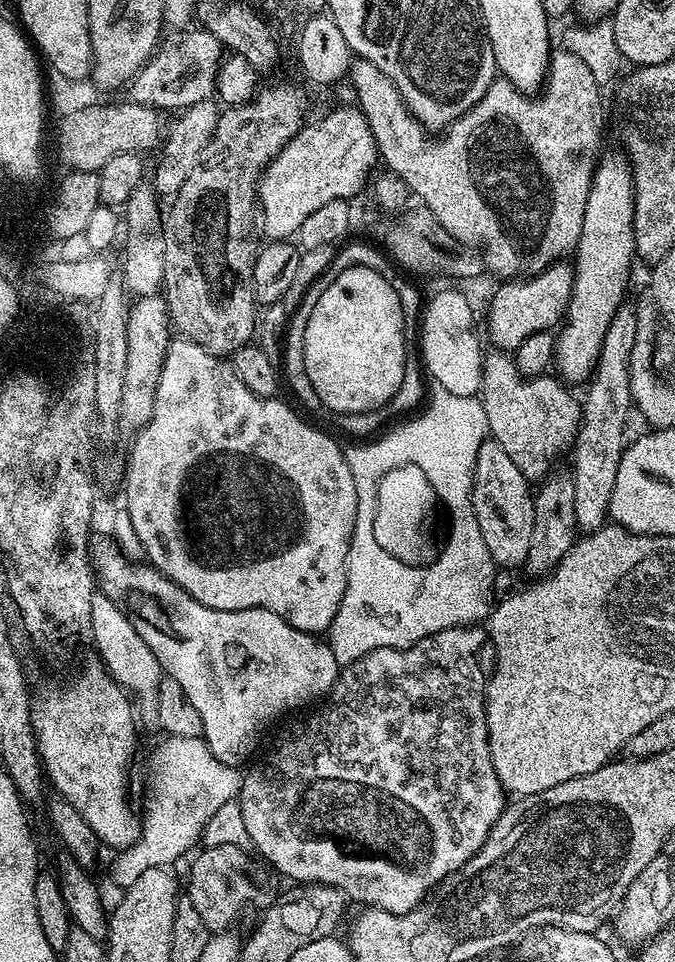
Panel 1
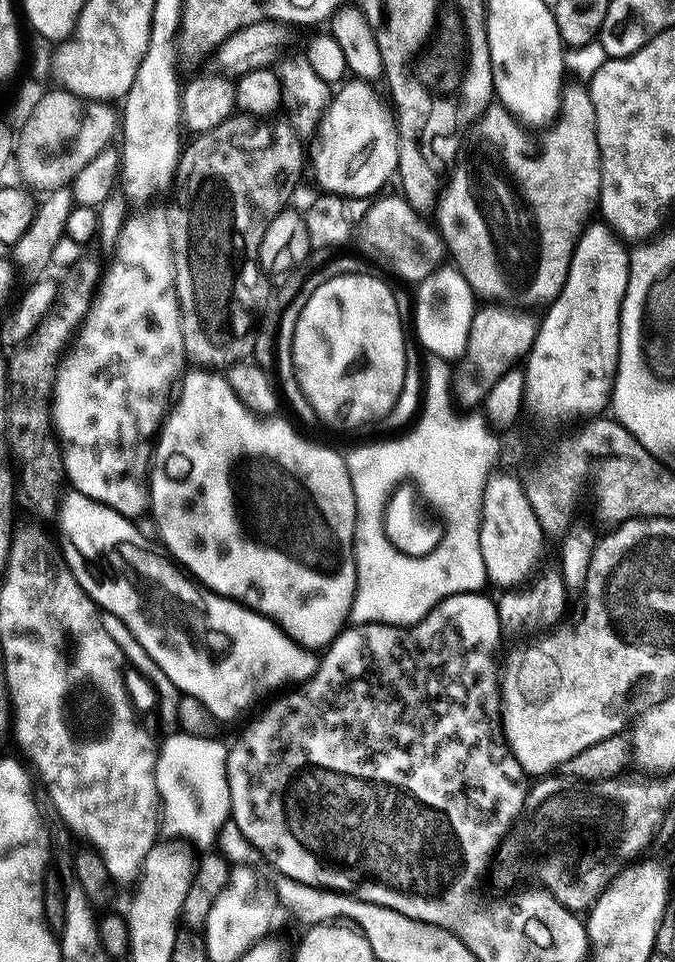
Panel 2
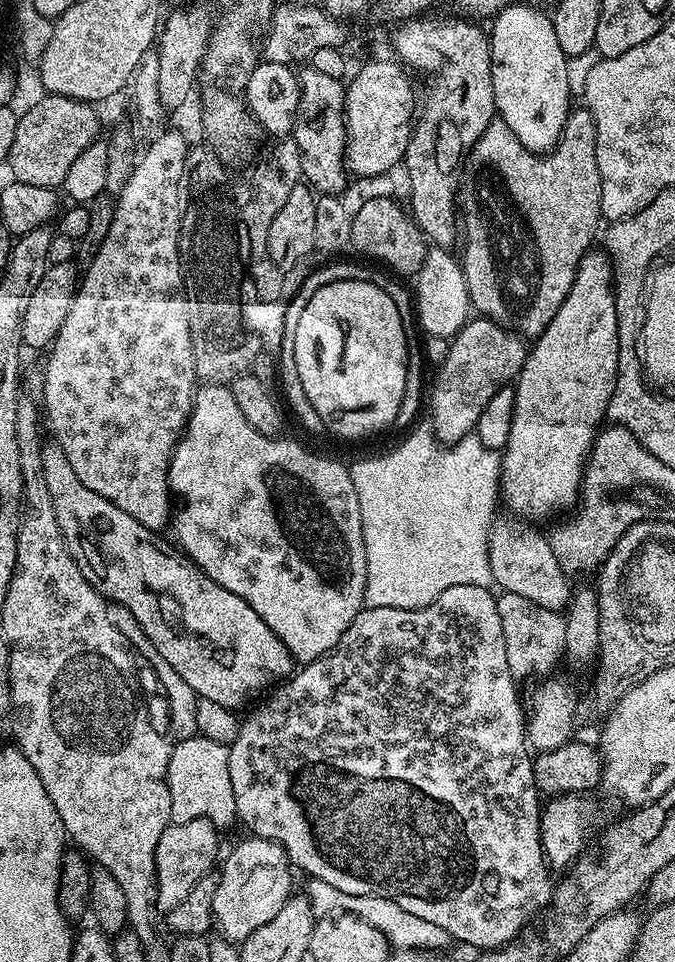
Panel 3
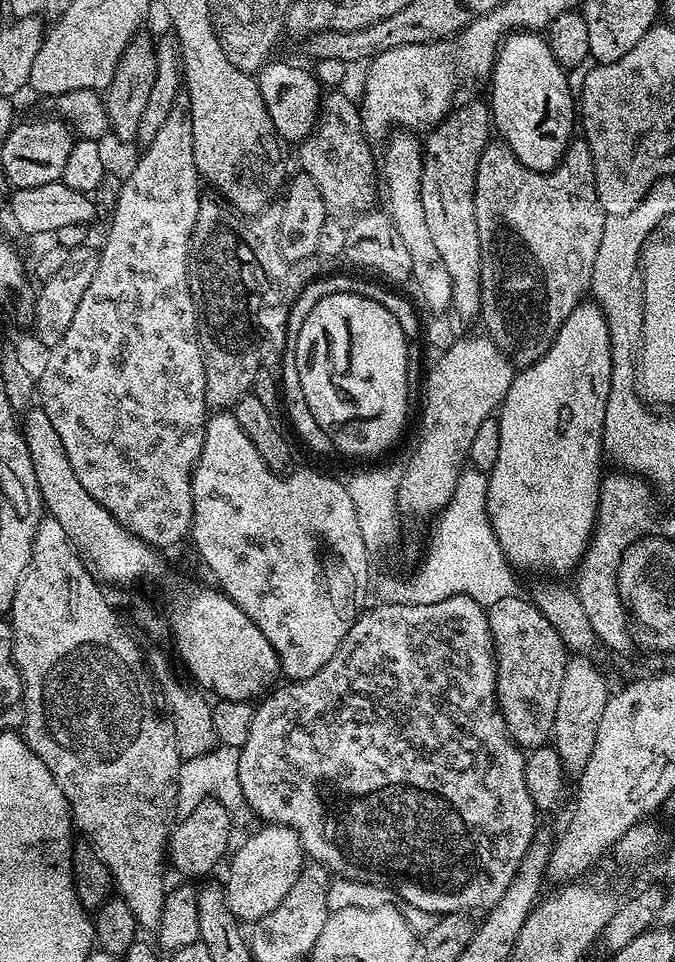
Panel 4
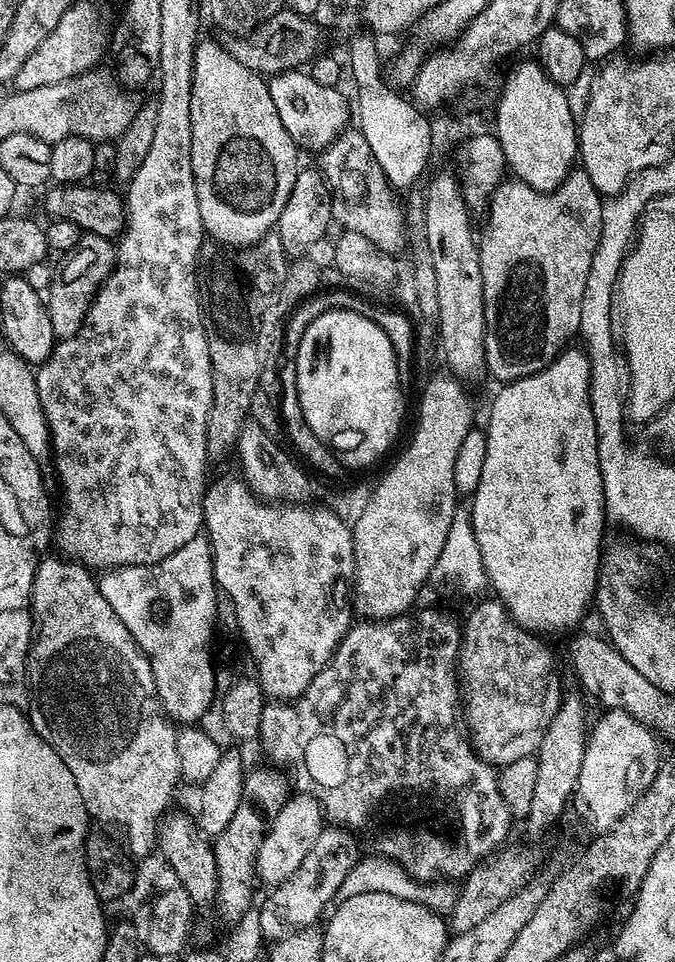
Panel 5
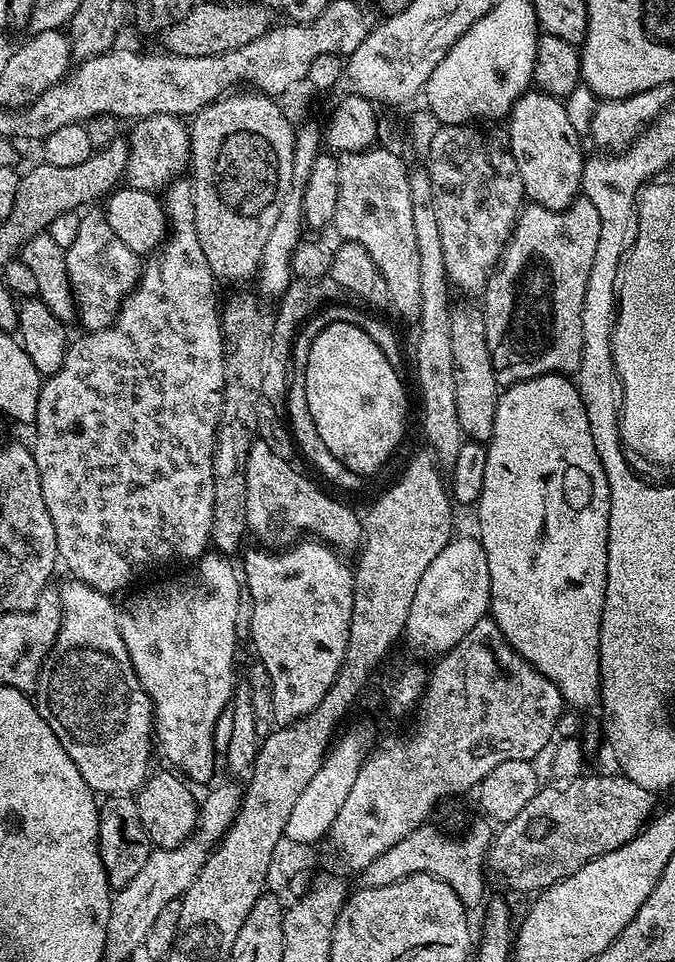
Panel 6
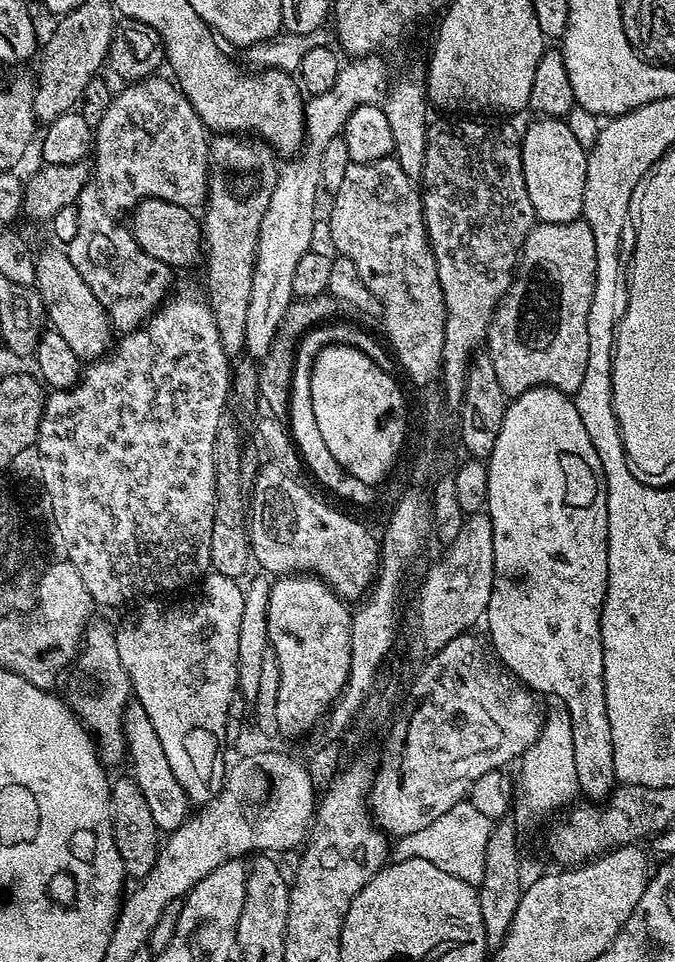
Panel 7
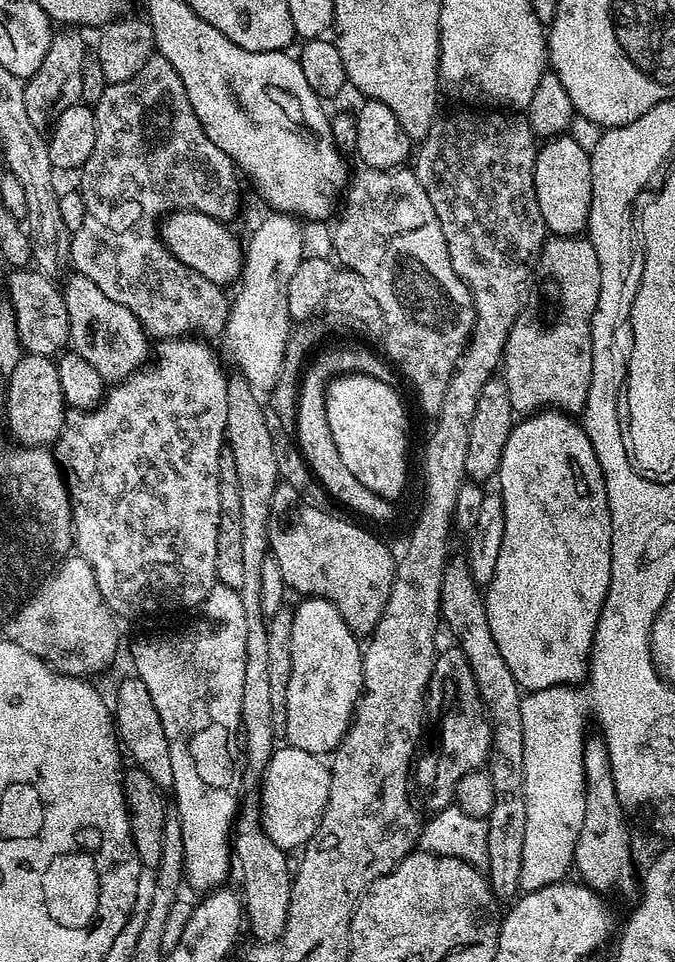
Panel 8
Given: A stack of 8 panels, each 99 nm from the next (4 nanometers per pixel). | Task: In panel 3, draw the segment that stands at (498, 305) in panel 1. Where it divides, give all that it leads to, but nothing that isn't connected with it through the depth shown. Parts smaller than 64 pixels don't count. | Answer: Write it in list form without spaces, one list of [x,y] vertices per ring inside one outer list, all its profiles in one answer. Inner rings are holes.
[[[472,318],[461,326],[449,343],[444,360],[438,364],[440,373],[437,374],[436,381],[433,384],[431,381],[430,384],[430,388],[433,388],[430,428],[437,440],[451,446],[457,444],[464,436],[473,435],[478,418],[486,410],[490,398],[494,398],[494,394],[498,394],[500,388],[511,385],[524,369],[524,362],[528,359],[529,353],[524,344],[525,341],[516,333],[509,332],[507,328],[487,318]]]

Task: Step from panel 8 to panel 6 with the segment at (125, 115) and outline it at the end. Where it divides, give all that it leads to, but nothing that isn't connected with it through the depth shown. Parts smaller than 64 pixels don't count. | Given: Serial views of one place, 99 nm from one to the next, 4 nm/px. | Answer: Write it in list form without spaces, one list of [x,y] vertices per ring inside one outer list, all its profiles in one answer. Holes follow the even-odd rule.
[[[158,112],[137,119],[131,126],[132,140],[128,144],[128,166],[126,176],[131,187],[145,190],[163,189],[177,179],[180,171],[190,164],[190,128],[179,115]],[[96,212],[81,219],[78,226],[78,238],[74,246],[66,250],[65,264],[68,267],[68,278],[75,299],[78,301],[78,320],[92,332],[111,328],[120,313],[120,305],[127,300],[133,288],[140,283],[142,271],[141,257],[114,234],[107,219]]]

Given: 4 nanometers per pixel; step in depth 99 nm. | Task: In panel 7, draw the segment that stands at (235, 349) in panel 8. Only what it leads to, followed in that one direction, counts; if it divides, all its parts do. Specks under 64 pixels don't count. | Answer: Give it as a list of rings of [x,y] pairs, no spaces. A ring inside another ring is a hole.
[[[304,164],[304,168],[296,168],[296,172],[288,176],[288,188],[277,187],[275,194],[270,198],[270,206],[262,218],[256,243],[256,265],[252,275],[250,308],[246,310],[244,342],[249,357],[263,358],[267,355],[279,323],[282,322],[282,314],[286,314],[288,305],[294,299],[294,266],[298,266],[298,258],[302,258],[302,254],[306,254],[313,247],[316,194],[320,187],[316,182],[316,172],[312,172],[312,164]]]

